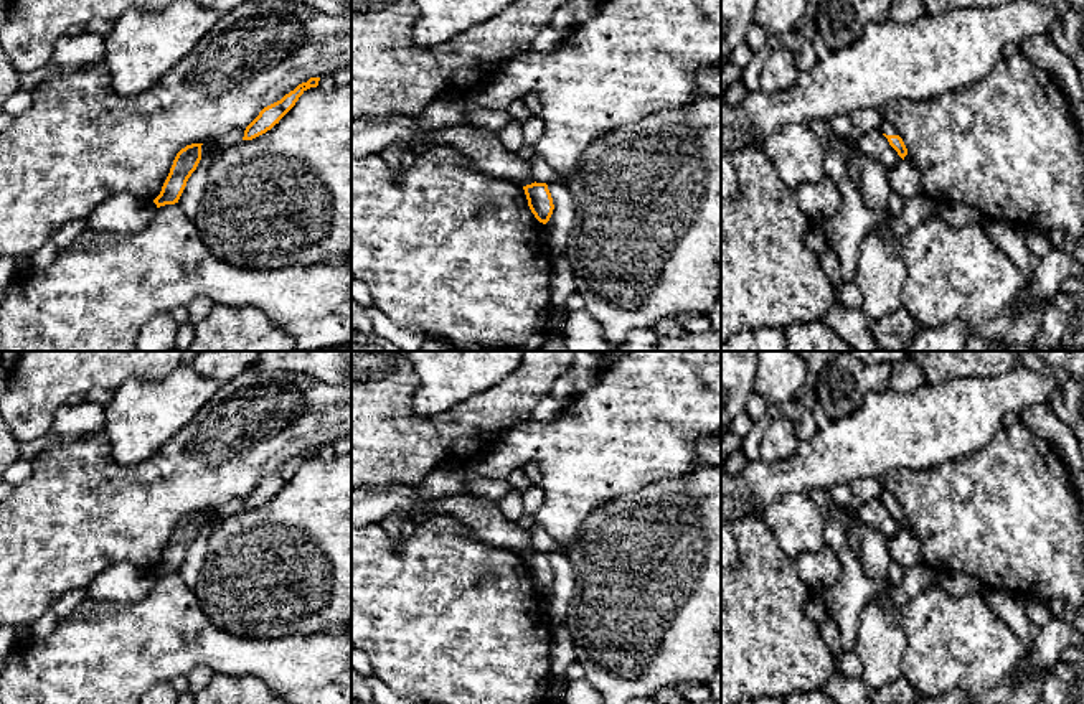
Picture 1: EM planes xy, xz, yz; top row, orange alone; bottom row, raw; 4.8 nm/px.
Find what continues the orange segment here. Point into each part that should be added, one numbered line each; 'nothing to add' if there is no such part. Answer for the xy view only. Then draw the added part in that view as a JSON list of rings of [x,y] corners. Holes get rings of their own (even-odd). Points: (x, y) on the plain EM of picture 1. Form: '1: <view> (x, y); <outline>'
nothing to add

